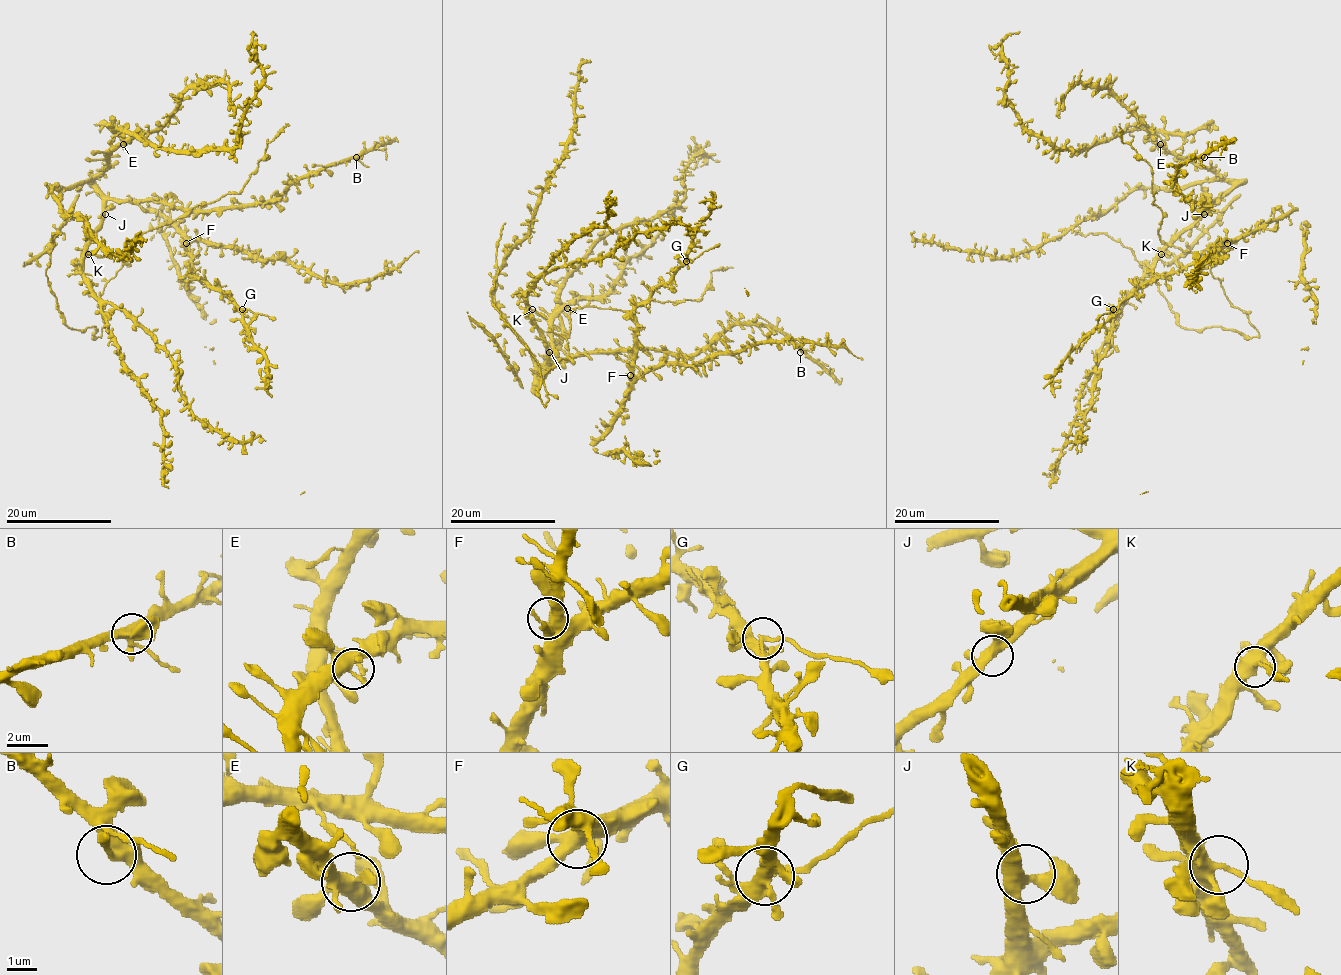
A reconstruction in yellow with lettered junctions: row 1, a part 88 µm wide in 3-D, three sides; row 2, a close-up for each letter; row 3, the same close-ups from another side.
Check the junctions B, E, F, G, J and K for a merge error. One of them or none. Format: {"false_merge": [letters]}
{"false_merge": ["G"]}

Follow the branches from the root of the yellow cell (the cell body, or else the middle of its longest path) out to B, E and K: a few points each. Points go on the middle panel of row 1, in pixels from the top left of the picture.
B: (545, 352), (551, 363), (590, 353), (634, 349), (698, 354), (734, 325), (779, 329), (800, 352)
E: (545, 352), (545, 371), (538, 379), (538, 370), (552, 350), (552, 320), (567, 308)
K: (545, 352), (545, 338), (531, 316), (532, 309)

